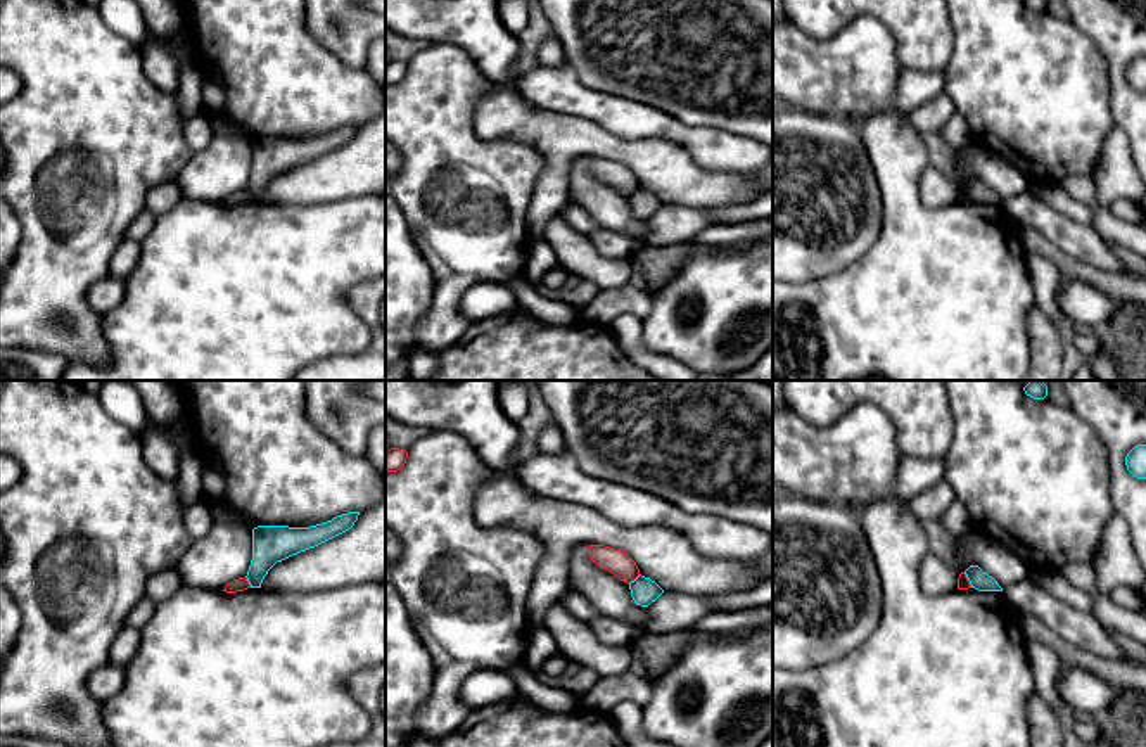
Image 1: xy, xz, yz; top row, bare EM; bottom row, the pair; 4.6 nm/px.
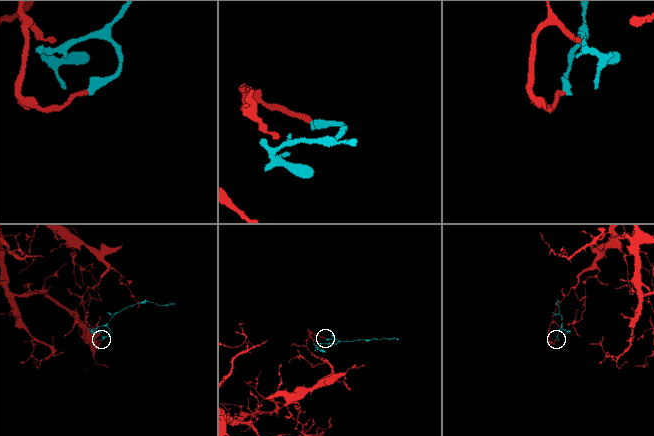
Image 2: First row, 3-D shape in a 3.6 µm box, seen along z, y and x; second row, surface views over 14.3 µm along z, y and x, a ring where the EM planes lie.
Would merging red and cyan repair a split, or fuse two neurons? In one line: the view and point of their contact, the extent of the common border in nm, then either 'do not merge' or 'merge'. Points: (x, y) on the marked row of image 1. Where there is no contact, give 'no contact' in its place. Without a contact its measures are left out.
xz (633, 580) | 80 nm | do not merge

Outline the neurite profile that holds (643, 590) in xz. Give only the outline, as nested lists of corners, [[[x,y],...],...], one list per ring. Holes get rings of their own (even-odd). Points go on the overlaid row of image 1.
[[[641,574],[629,583],[629,590],[634,603],[641,607],[648,607],[664,593],[664,590],[655,581]]]

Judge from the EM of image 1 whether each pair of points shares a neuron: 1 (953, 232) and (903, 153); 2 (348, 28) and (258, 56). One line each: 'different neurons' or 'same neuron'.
1: same neuron
2: different neurons

